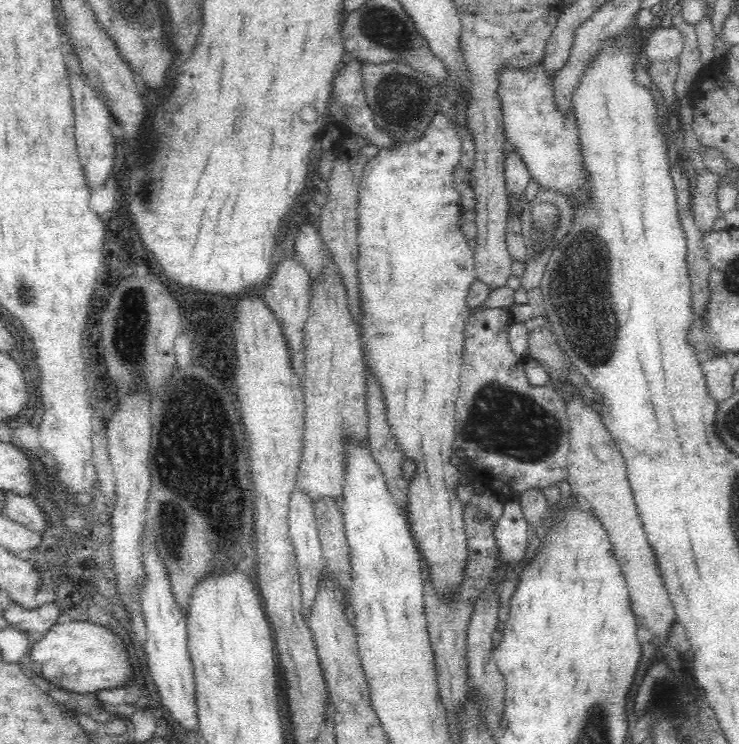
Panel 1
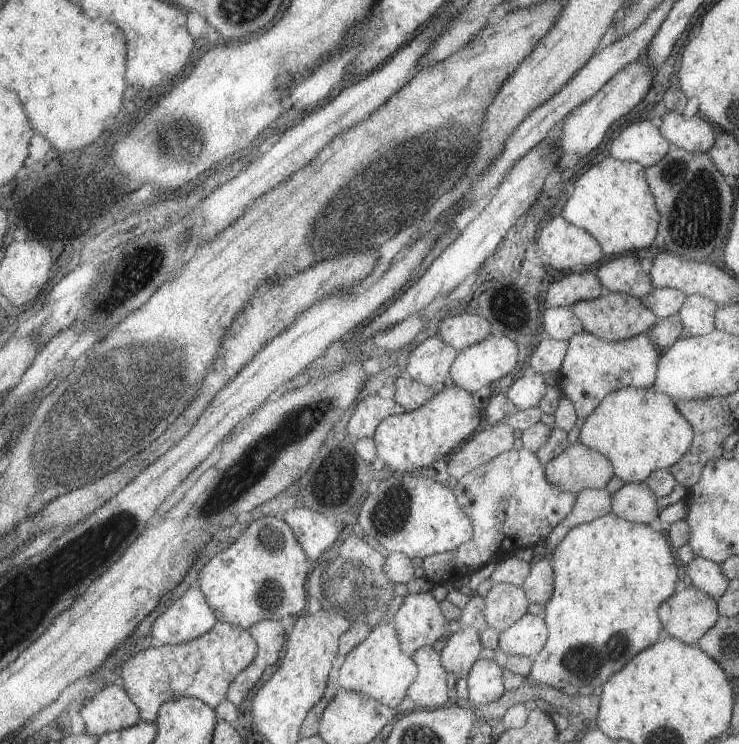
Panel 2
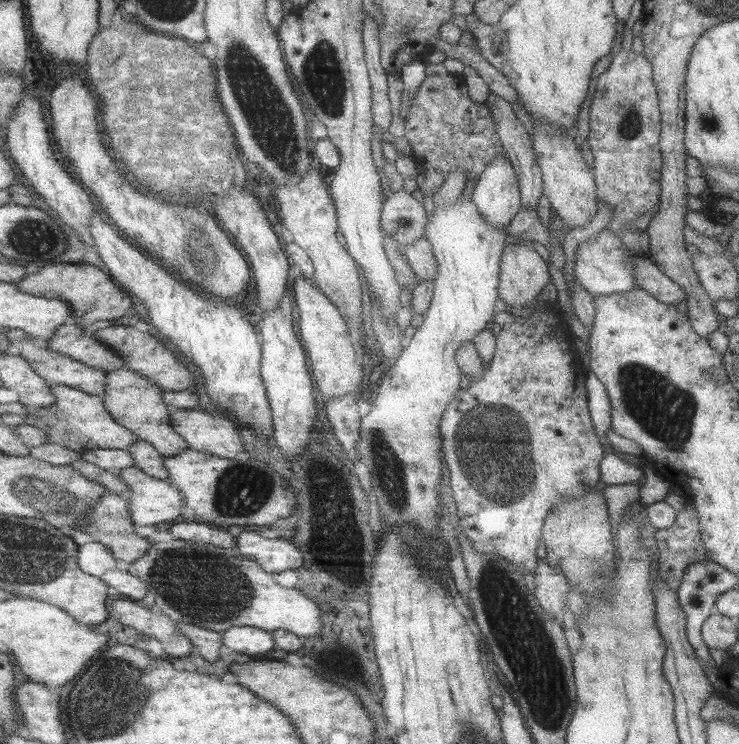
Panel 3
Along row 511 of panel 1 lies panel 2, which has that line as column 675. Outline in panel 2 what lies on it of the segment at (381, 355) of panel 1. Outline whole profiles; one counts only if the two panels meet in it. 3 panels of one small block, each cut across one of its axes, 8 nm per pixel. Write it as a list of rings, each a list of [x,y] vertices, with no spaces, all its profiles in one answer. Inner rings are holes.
[[[654,385],[649,388],[624,387],[608,394],[598,408],[585,419],[578,439],[586,448],[604,454],[612,463],[613,474],[625,483],[640,483],[655,470],[671,467],[690,450],[692,441],[692,425],[676,408],[675,401],[670,396],[658,392]]]

